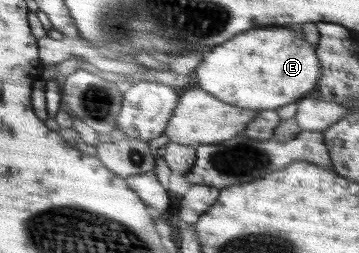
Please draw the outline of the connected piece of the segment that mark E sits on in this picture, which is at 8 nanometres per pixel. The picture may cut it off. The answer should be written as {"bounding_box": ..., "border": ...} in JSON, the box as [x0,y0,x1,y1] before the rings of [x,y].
{"bounding_box":[196,25,322,111],"border":[[[282,25],[282,28],[256,28],[242,32],[240,36],[234,36],[228,40],[228,44],[219,44],[220,48],[214,47],[204,55],[202,62],[196,71],[198,87],[212,93],[218,100],[232,106],[249,108],[250,110],[274,111],[277,108],[297,102],[303,98],[308,90],[312,90],[319,82],[322,75],[316,47],[312,46],[302,32],[294,32],[292,26]]]}

